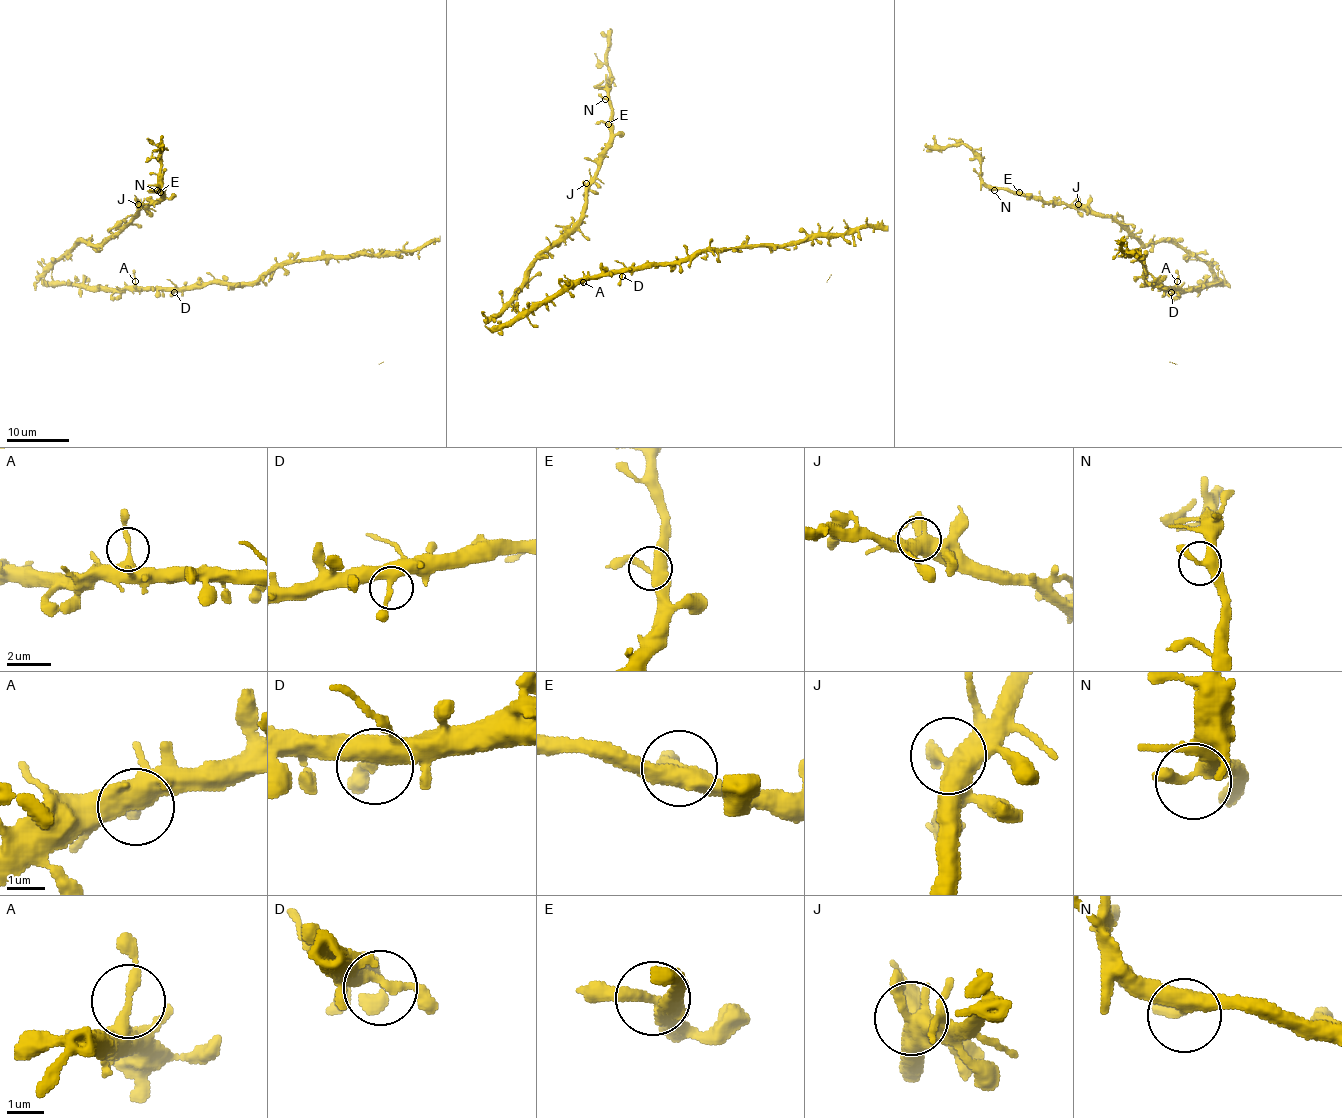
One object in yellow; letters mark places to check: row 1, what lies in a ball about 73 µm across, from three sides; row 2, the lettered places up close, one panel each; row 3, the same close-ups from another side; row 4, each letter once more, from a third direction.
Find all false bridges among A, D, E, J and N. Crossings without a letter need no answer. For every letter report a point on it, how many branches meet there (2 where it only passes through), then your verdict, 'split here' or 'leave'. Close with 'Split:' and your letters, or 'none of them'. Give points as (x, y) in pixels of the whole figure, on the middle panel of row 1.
A: at (583, 282); 2 branches meet; leave
D: at (622, 276); 2 branches meet; leave
E: at (608, 124); 3 branches meet; leave
J: at (586, 183); 3 branches meet; leave
N: at (605, 99); 2 branches meet; leave
Split: none of them

